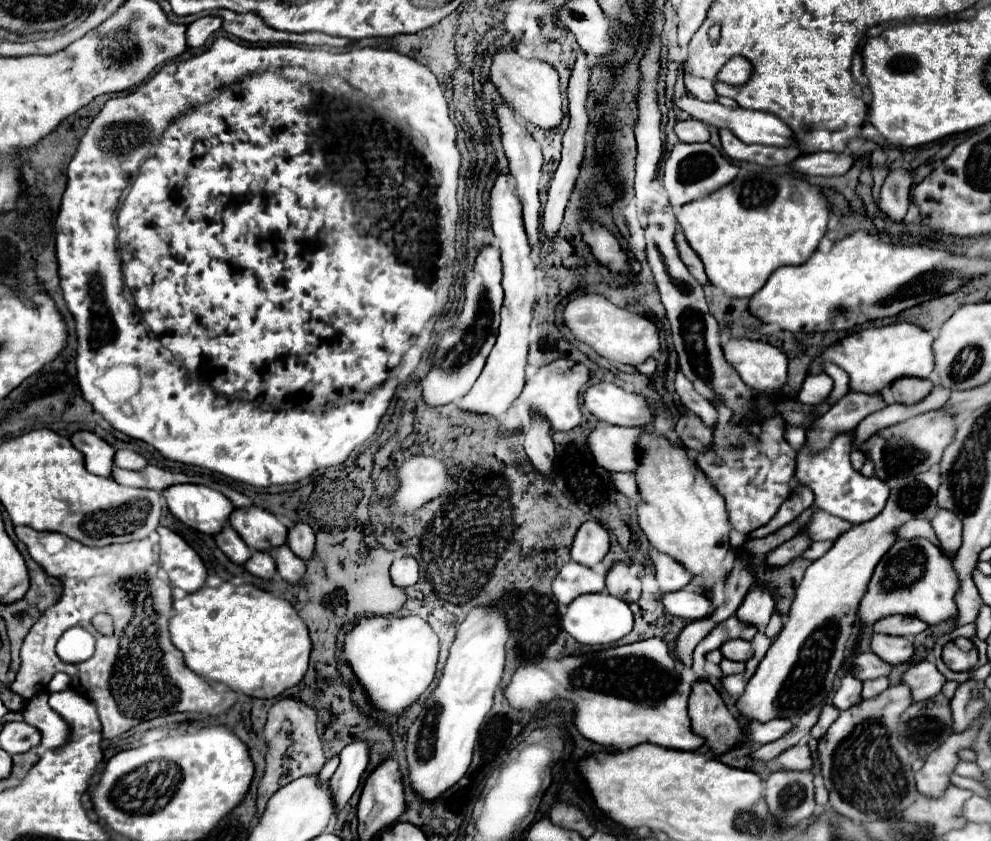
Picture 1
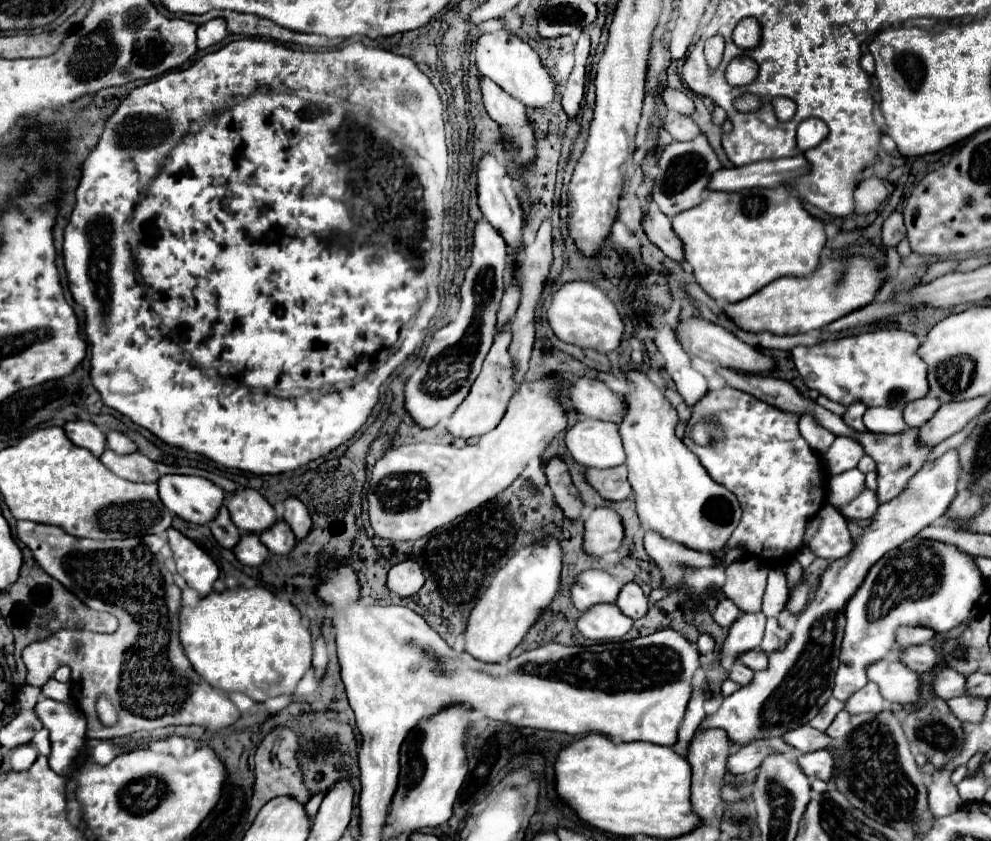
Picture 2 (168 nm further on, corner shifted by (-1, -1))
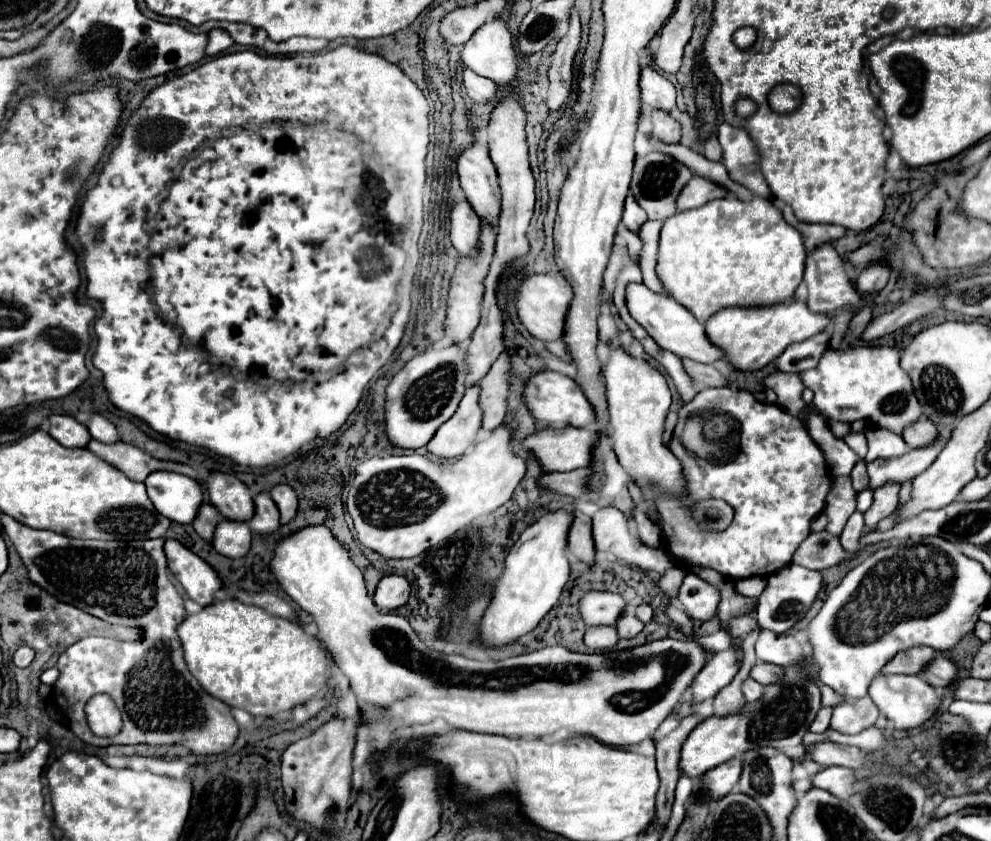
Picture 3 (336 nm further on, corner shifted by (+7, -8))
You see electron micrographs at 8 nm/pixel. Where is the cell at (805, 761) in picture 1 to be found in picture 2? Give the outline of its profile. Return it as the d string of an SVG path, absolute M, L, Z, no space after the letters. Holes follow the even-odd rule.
M824 749L820 751L812 751L812 753L804 753L796 759L798 767L808 775L808 777L818 777L818 779L824 779L828 781L830 775L832 775L832 767L834 767L834 761L832 761L832 755Z

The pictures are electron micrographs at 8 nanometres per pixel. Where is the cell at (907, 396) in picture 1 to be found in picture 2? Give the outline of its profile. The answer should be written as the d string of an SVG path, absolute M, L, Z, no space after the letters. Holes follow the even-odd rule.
M932 395L914 399L904 407L904 421L908 427L920 427L924 421L928 421L928 417L932 417L932 413L936 413L938 407L940 401Z

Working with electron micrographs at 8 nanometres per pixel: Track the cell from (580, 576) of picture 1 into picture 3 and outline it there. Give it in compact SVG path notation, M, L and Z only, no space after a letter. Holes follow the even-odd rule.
M588 592L580 600L580 614L586 626L614 626L622 616L626 602L612 592Z

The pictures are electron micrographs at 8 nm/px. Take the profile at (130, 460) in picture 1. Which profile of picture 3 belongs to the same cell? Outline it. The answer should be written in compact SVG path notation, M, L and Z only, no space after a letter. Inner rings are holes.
M90 414L88 418L88 432L92 434L92 438L110 444L110 440L118 440L118 432L116 426L112 422L108 422L104 416L100 414Z

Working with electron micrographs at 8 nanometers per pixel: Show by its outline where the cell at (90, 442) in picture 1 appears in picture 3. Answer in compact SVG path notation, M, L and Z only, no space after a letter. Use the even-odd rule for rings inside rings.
M52 414L48 418L50 424L50 434L54 436L54 440L58 440L62 446L70 446L70 448L80 448L86 446L90 440L90 432L86 430L84 424L80 424L78 420L74 420L72 416L64 416L64 414Z

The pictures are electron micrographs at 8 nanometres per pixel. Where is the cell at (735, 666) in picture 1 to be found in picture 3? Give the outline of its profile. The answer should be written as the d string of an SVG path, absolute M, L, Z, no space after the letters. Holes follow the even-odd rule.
M748 678L748 680L742 684L742 692L744 692L744 696L746 696L748 702L756 702L756 700L764 694L764 686L758 684L756 680Z

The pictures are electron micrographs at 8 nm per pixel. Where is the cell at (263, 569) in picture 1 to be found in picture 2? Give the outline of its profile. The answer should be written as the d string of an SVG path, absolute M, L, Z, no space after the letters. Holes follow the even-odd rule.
M244 535L240 539L240 543L236 545L236 549L234 549L234 555L236 555L236 559L242 565L260 567L268 559L270 553L268 553L268 549L264 549L260 537L248 537L248 535Z

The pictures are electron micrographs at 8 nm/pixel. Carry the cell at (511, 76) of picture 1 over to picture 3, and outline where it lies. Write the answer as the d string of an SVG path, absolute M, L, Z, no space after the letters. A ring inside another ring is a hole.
M504 20L484 22L462 48L462 62L476 74L508 88L516 78L516 54Z

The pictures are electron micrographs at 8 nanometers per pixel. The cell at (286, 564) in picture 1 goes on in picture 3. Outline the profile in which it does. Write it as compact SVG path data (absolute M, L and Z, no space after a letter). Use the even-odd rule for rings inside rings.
M260 492L254 496L254 516L250 520L250 528L256 534L274 532L280 526L280 514L268 492Z

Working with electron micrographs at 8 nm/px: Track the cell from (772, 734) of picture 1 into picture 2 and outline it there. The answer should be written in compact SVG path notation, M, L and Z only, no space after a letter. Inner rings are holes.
M802 725L802 727L798 727L798 729L786 731L786 733L782 735L782 739L784 739L788 745L796 747L798 751L802 751L802 753L808 753L808 751L812 751L812 749L828 749L828 747L832 745L832 739L828 739L824 733L812 729L810 725Z

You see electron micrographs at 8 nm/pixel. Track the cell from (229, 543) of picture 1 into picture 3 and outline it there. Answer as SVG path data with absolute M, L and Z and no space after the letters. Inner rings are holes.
M202 504L200 510L198 510L198 514L196 514L196 520L192 522L194 530L196 530L206 542L212 540L212 532L214 532L218 520L220 520L218 516L220 516L220 514L218 514L218 510L216 510L212 504Z

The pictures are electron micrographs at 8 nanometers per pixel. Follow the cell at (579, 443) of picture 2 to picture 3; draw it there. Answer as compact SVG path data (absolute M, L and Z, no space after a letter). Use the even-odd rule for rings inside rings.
M544 428L526 436L522 448L534 456L542 472L568 472L572 468L590 466L596 440L598 434L586 428Z

